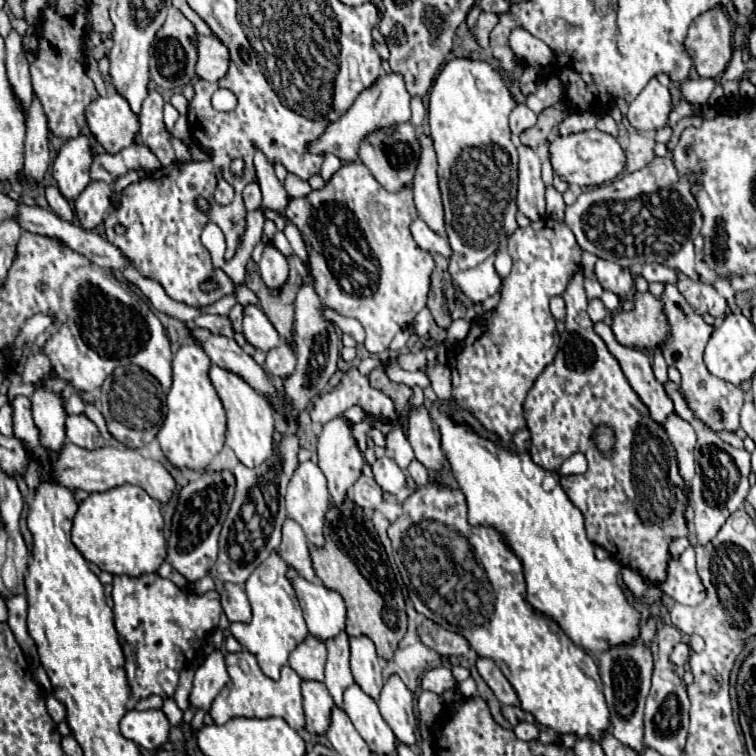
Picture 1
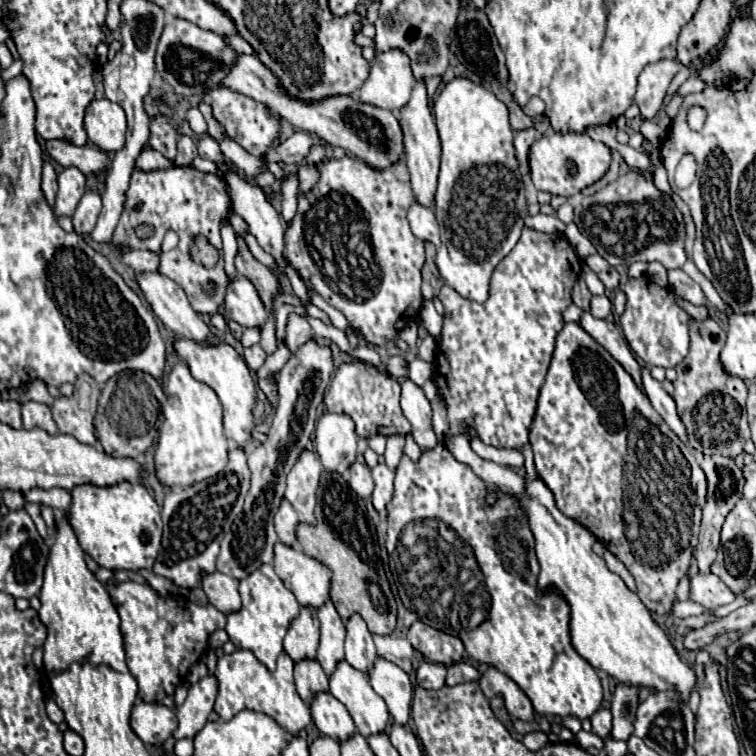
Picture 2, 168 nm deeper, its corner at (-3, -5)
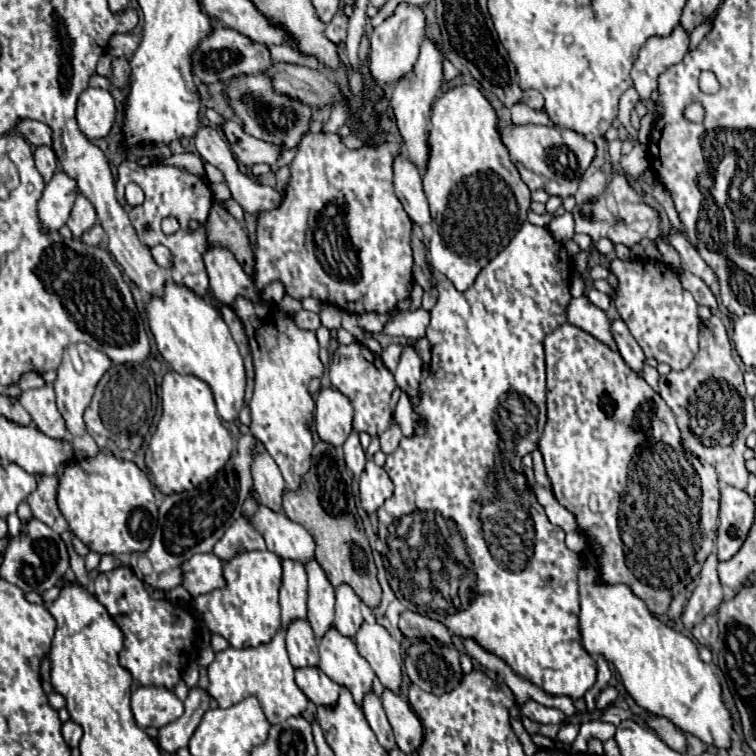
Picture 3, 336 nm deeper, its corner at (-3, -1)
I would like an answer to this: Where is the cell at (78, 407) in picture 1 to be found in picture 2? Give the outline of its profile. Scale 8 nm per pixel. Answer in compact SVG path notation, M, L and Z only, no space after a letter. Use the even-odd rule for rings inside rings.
M39 379L31 382L31 386L25 395L18 394L17 390L12 388L9 390L9 397L18 400L21 404L30 399L48 406L51 406L54 402L54 398L49 394L46 384Z

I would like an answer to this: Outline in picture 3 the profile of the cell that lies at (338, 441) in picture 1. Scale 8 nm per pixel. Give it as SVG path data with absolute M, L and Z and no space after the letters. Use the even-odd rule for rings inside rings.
M332 386L320 388L316 396L314 428L318 436L324 438L324 442L332 442L332 446L342 446L344 438L348 438L348 430L352 430L350 400Z

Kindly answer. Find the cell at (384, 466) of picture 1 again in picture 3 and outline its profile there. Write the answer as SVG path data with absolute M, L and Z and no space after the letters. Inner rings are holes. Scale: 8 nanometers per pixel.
M368 460L364 472L360 474L360 504L362 504L362 508L368 514L372 514L390 496L392 496L392 480L388 478L388 472L384 468L376 466L372 460Z

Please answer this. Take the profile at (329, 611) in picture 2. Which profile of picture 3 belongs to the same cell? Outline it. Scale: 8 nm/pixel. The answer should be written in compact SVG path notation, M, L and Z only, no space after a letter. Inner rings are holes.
M316 558L306 562L306 574L308 574L308 622L320 638L328 626L334 626L334 586L326 578L324 570L316 562Z

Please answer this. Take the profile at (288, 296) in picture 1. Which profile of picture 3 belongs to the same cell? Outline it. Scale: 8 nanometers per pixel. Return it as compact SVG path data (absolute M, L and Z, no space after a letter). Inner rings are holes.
M212 200L212 208L204 222L204 228L206 228L208 242L228 246L228 250L232 250L232 254L236 256L236 260L240 262L244 272L248 276L252 276L254 258L252 258L250 240L248 240L246 232L242 230L242 226L220 206L218 200Z

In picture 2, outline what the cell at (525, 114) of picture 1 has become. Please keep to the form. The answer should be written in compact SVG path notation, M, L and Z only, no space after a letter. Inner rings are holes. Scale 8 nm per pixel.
M530 98L528 104L522 108L526 116L530 118L536 118L536 116L542 116L544 114L544 102L540 102L540 98Z

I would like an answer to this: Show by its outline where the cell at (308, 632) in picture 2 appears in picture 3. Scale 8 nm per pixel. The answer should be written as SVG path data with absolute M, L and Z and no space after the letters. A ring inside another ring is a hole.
M282 560L282 584L280 584L280 606L282 626L288 626L292 618L306 618L306 570L296 560Z

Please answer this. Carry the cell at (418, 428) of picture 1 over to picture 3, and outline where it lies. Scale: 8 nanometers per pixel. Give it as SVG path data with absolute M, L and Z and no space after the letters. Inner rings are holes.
M406 344L398 362L398 370L394 374L396 384L408 394L408 396L416 396L418 394L418 386L420 386L420 374L422 374L422 360L418 356L418 352Z

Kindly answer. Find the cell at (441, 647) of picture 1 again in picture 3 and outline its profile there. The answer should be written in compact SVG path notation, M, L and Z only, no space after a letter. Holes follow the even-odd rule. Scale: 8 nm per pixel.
M404 610L400 614L398 628L406 638L430 638L432 636L432 638L440 640L442 644L452 642L452 636L444 624L440 624L432 618L426 618L418 612L412 612L412 610Z

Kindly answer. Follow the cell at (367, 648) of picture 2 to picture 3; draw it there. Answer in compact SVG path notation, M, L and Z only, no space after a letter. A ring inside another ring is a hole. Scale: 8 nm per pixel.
M348 584L336 586L336 618L334 626L340 630L340 634L350 636L356 634L356 626L362 622L362 612L360 612L360 598Z

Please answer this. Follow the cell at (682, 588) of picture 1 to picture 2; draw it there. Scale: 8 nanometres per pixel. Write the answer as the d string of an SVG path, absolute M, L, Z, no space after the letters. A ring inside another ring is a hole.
M698 572L690 580L690 600L706 608L718 608L730 604L734 600L734 594L714 574L704 576Z

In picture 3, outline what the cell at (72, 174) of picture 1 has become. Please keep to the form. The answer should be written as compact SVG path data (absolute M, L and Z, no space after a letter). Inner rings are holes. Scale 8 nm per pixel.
M56 172L38 200L38 220L44 232L58 232L66 224L76 196L76 182L64 172Z

